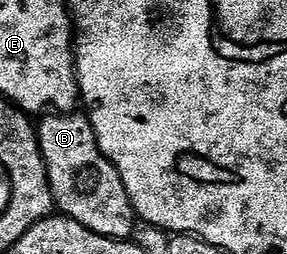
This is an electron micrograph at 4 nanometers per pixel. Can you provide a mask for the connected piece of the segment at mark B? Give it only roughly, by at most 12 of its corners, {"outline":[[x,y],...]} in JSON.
{"outline":[[80,111],[36,134],[55,208],[131,238],[136,208]]}

